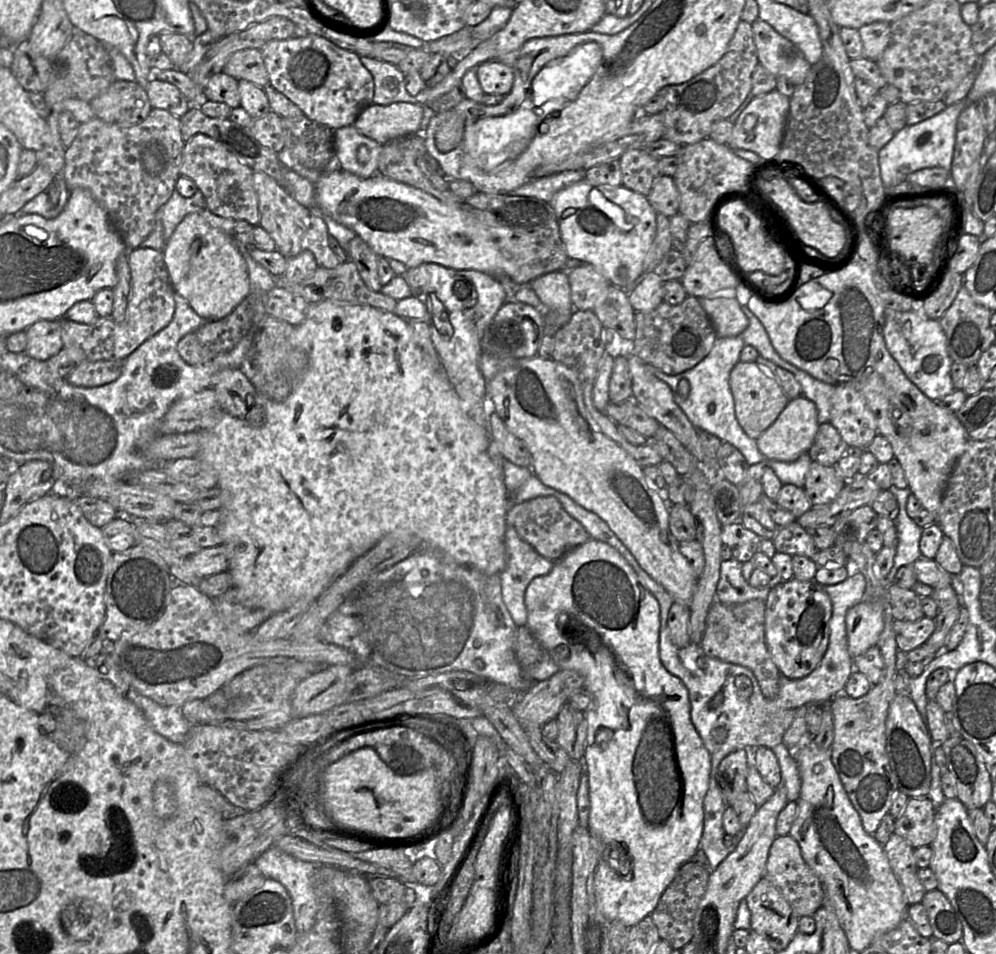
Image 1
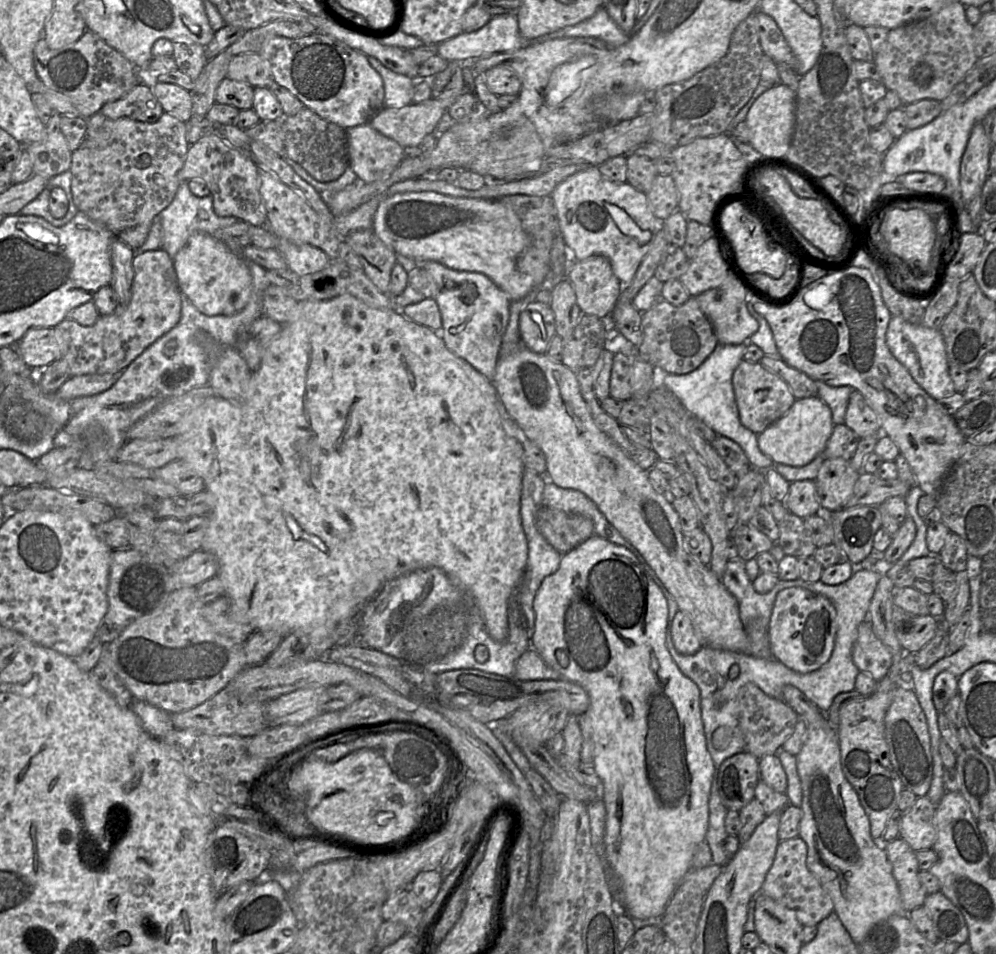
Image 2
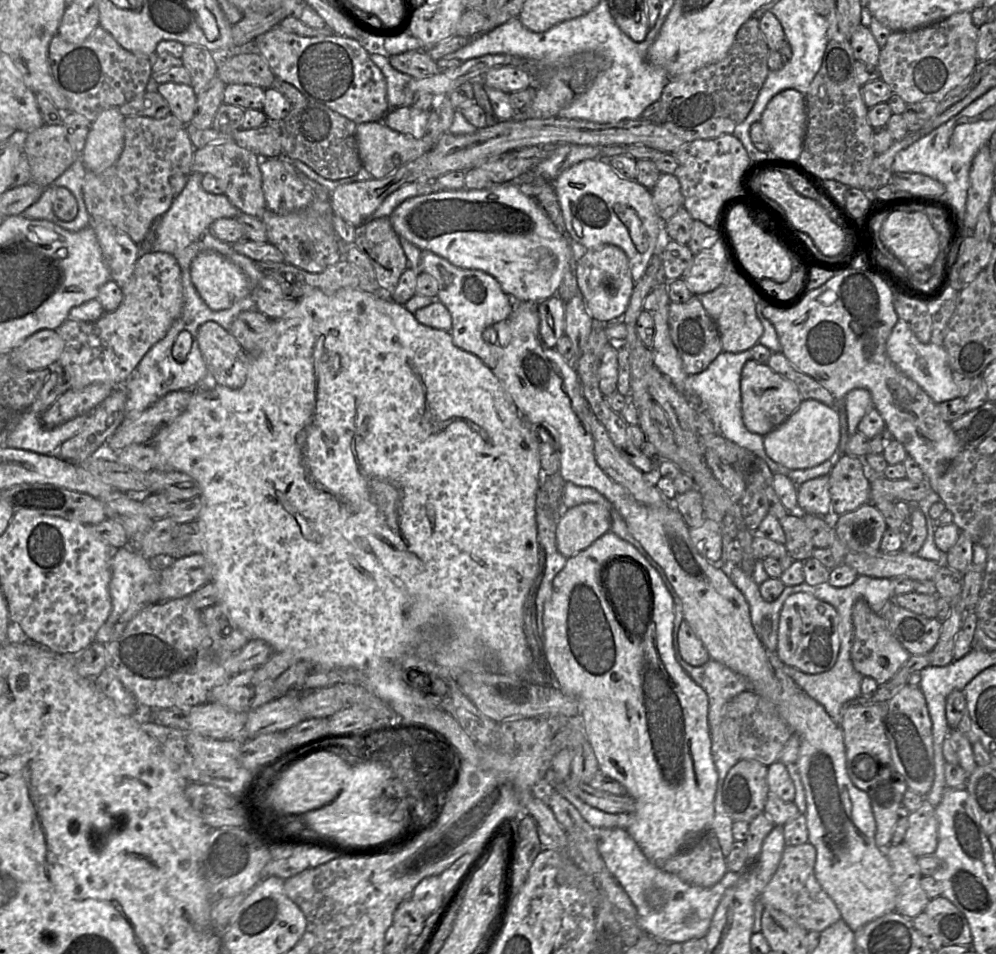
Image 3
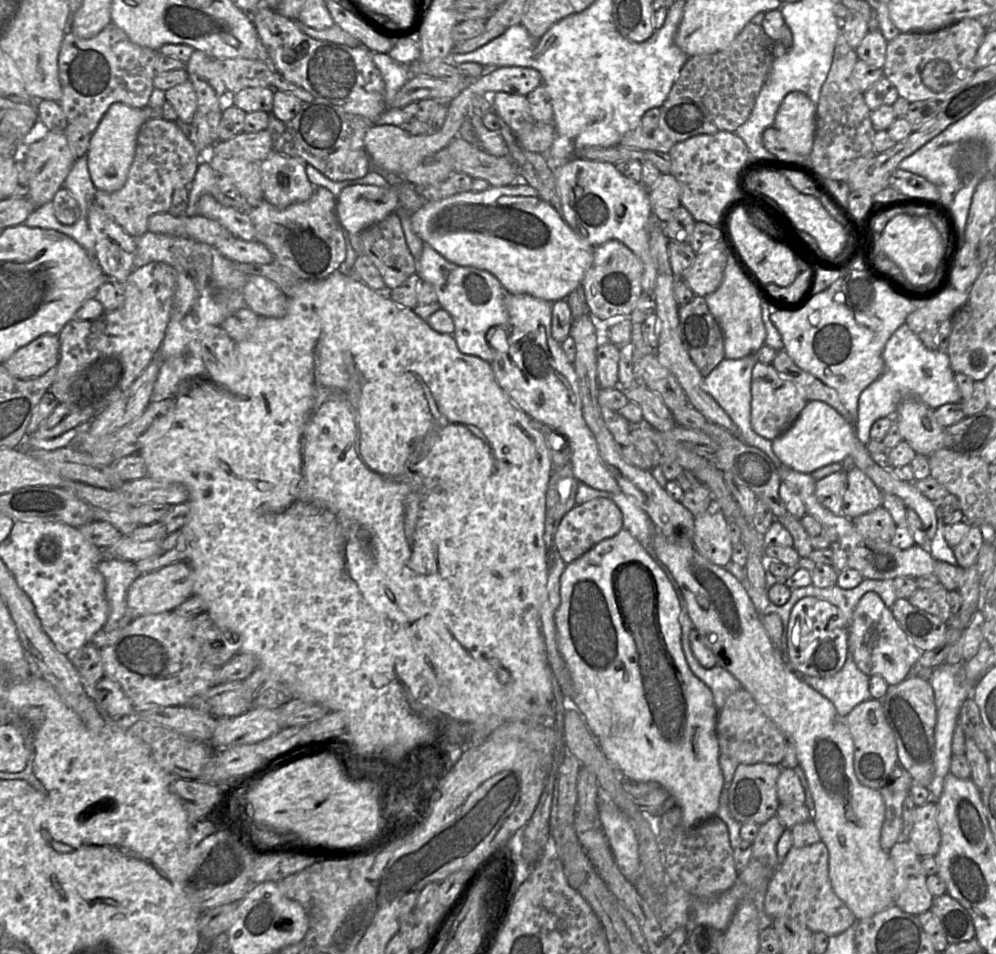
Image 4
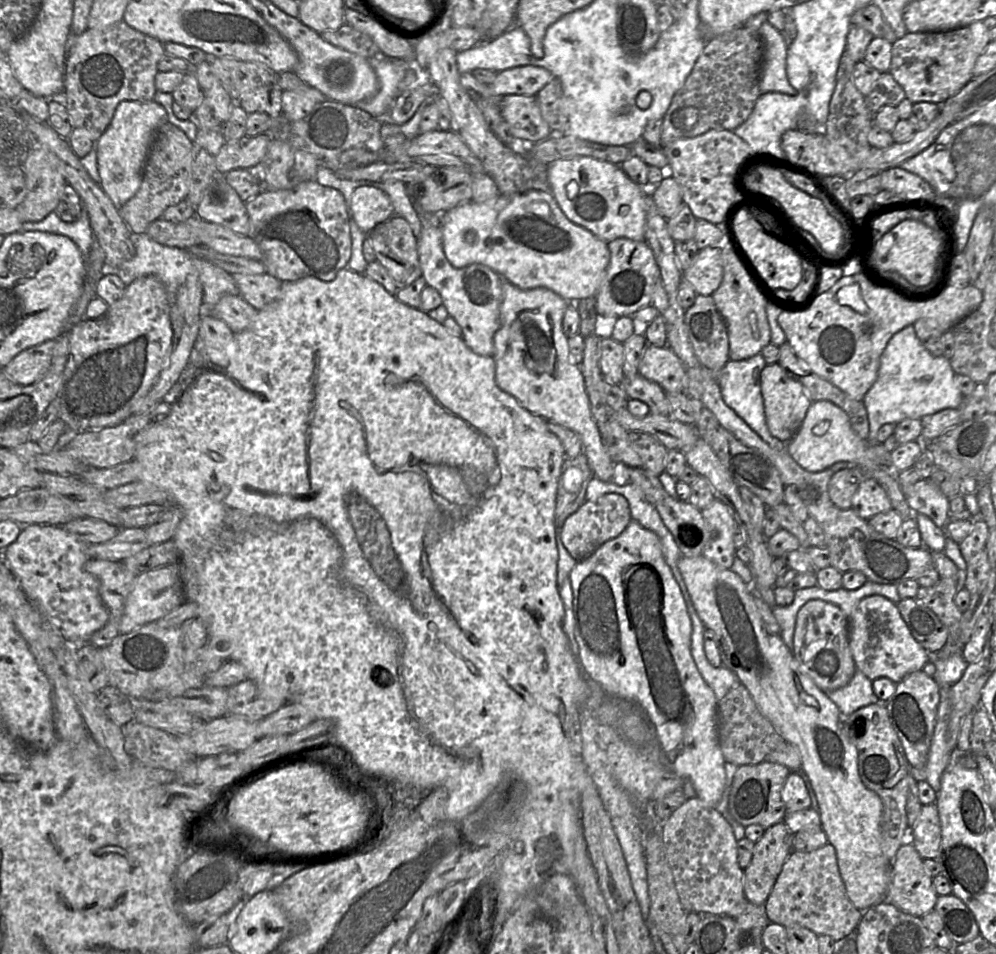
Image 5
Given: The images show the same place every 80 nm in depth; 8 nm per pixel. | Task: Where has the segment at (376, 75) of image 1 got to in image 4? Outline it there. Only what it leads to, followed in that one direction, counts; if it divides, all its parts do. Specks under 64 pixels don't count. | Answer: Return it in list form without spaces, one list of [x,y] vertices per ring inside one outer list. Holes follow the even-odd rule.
[[[372,53],[372,60],[384,80],[385,102],[390,107],[398,91],[410,79],[410,72],[385,53]]]

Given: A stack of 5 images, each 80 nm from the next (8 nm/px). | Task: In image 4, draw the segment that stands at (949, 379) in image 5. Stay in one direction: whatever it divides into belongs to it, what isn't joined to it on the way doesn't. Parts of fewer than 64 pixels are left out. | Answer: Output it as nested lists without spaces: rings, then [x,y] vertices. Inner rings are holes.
[[[905,323],[889,338],[882,357],[883,373],[862,391],[858,401],[855,432],[862,443],[867,444],[871,440],[873,423],[883,417],[893,418],[900,402],[908,396],[918,398],[933,410],[944,404],[962,401],[948,354],[926,348]]]

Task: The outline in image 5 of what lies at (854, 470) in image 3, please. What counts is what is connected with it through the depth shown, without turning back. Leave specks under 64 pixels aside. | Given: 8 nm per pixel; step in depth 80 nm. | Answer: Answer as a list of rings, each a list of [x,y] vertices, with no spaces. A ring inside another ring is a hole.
[[[865,477],[852,497],[851,509],[868,520],[892,510],[892,504],[884,488],[876,480]]]

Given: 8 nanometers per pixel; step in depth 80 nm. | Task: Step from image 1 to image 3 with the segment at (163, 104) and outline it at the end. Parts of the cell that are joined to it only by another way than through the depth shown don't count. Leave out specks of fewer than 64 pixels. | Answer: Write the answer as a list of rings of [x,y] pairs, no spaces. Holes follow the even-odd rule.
[[[168,82],[158,85],[158,92],[168,102],[171,113],[189,124],[195,113],[196,94],[191,85]]]

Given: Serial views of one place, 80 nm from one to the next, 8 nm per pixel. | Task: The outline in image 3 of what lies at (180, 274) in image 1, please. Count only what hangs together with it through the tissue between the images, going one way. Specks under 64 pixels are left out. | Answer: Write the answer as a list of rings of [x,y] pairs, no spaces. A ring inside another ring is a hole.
[[[217,252],[200,253],[190,272],[193,285],[211,310],[229,309],[251,293],[246,275]]]

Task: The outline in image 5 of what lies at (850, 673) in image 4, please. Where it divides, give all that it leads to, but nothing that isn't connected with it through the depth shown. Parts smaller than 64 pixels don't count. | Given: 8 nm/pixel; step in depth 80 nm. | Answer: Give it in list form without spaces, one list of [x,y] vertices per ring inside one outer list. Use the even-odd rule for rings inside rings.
[[[858,670],[847,685],[825,692],[837,705],[842,717],[847,717],[859,708],[881,701],[873,691],[872,680]]]

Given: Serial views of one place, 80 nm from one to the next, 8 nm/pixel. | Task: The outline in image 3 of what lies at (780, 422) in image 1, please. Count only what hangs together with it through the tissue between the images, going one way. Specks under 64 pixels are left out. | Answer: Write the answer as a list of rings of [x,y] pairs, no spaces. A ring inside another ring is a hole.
[[[803,400],[797,410],[781,425],[763,437],[770,459],[789,469],[809,469],[835,459],[841,437],[840,416],[835,408],[817,400]]]

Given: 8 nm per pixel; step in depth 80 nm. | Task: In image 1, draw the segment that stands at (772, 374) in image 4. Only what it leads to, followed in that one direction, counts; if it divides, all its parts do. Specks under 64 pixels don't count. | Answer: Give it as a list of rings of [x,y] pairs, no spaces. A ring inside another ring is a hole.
[[[739,361],[730,373],[729,383],[734,398],[736,418],[744,432],[750,438],[757,440],[775,422],[790,399],[777,379],[756,362]]]

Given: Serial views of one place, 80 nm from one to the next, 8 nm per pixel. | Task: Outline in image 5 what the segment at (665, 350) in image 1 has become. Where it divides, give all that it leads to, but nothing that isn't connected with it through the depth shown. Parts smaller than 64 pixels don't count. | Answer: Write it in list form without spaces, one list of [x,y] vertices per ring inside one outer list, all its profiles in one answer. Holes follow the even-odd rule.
[[[696,295],[693,305],[684,312],[684,325],[702,366],[720,370],[730,360],[726,324],[711,295]]]

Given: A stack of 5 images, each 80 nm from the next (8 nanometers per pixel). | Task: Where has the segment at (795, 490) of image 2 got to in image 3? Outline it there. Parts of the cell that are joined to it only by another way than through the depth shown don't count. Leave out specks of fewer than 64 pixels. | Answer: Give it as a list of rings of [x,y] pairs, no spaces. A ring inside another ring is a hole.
[[[820,476],[797,486],[798,511],[833,519],[839,515],[831,515],[831,497],[828,476]]]

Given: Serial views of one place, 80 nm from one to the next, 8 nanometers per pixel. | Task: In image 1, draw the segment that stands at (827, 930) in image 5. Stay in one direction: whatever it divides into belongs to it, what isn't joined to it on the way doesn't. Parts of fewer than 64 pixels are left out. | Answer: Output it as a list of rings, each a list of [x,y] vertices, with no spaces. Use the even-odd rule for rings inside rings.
[[[788,835],[777,836],[773,841],[766,863],[765,876],[780,890],[798,917],[813,917],[826,898],[818,877],[804,861],[799,844]]]

